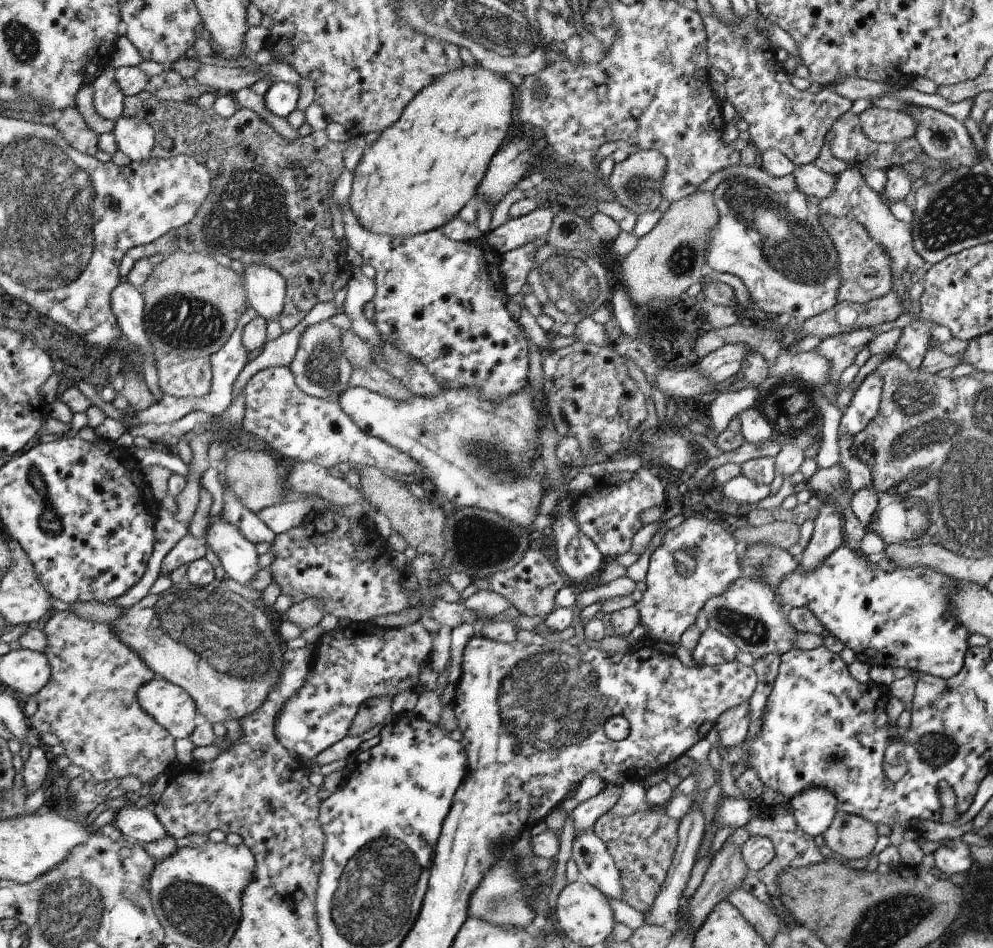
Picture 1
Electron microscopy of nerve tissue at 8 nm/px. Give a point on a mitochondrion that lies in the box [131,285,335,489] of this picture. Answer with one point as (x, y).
(188, 323)

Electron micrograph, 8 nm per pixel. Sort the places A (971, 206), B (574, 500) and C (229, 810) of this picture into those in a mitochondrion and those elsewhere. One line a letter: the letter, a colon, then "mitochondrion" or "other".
A: mitochondrion
B: other
C: other

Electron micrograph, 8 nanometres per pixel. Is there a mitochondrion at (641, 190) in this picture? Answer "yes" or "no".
yes

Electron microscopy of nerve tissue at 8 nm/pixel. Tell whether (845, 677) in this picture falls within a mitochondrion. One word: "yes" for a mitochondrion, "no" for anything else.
no

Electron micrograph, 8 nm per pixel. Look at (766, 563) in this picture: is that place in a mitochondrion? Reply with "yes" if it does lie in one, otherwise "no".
yes

